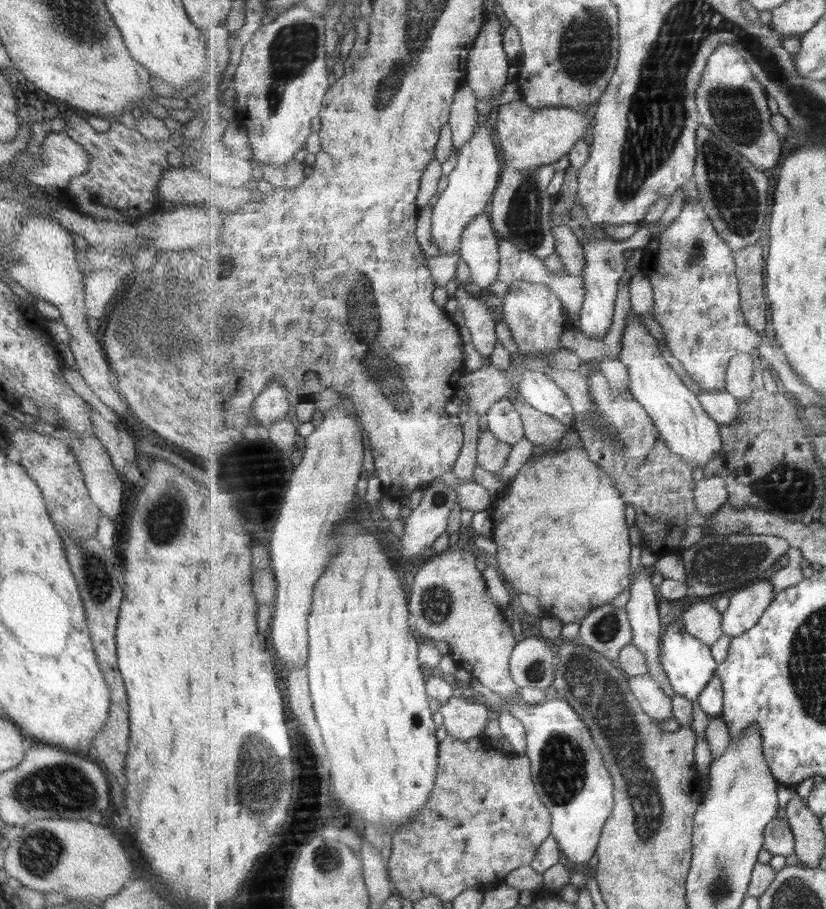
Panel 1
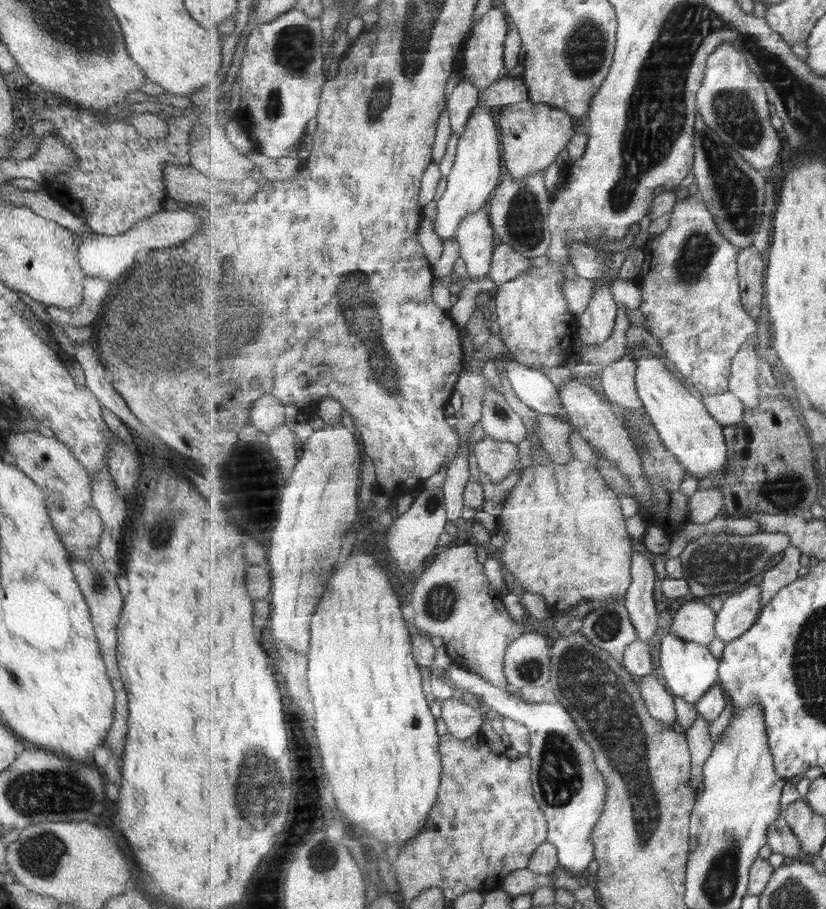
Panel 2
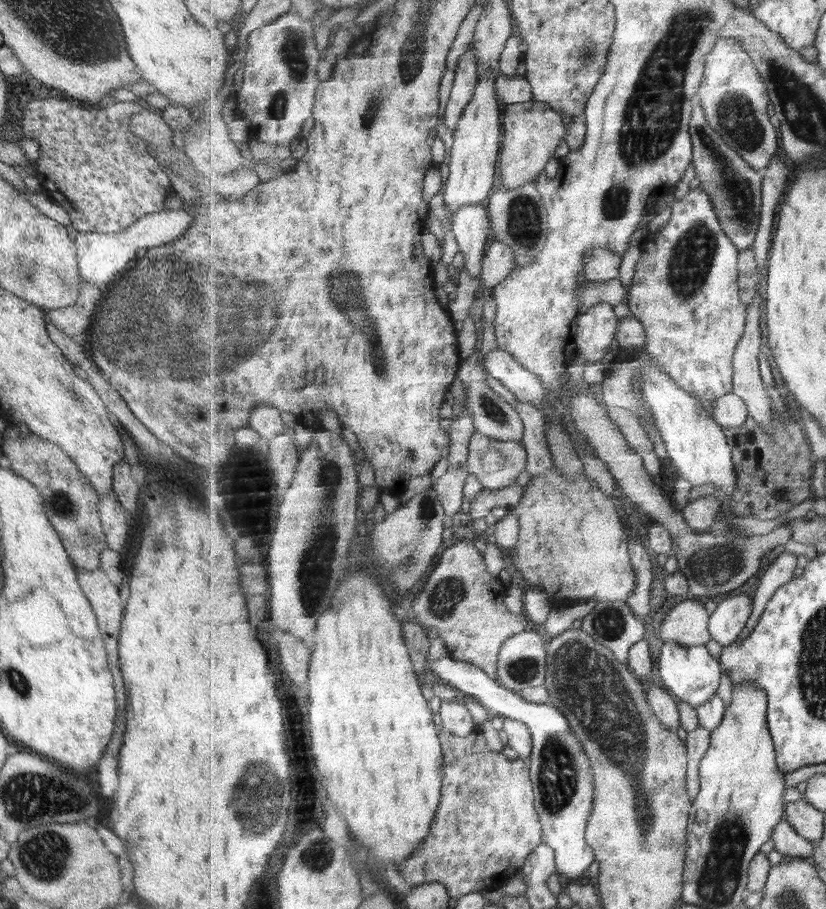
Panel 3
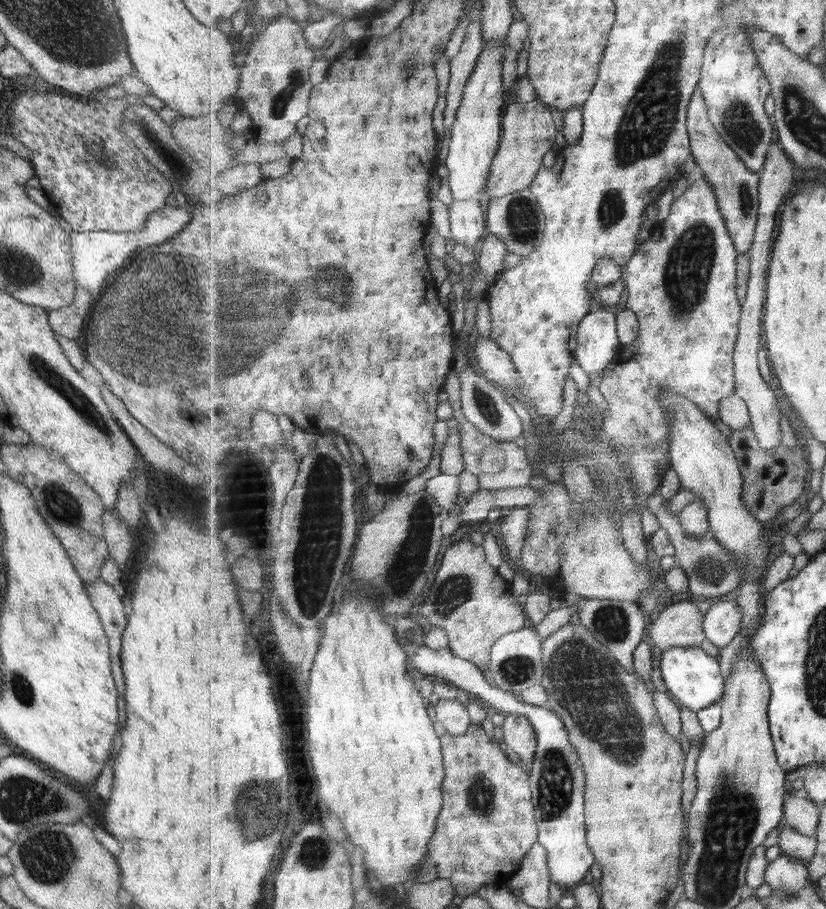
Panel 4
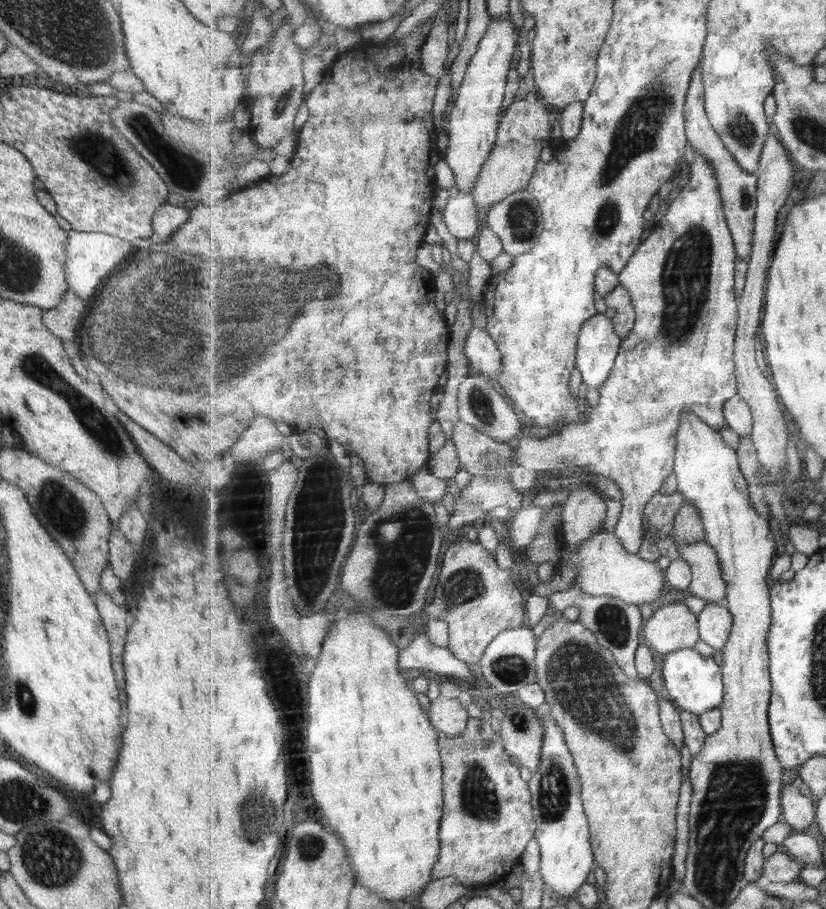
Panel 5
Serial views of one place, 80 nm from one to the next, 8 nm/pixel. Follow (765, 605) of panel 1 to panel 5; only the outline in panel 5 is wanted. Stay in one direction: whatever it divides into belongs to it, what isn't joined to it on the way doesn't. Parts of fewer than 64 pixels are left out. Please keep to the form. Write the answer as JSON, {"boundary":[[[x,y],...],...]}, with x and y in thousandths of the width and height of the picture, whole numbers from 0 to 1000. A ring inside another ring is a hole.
{"boundary":[[[857,663],[845,677],[845,690],[851,705],[866,715],[878,714],[889,680],[879,663]]]}

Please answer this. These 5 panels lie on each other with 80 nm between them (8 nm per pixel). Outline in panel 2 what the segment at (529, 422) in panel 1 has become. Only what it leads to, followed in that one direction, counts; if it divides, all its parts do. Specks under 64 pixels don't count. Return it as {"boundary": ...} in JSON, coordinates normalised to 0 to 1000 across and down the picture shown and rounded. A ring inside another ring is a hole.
{"boundary":[[[654,455],[649,463],[646,473],[657,485],[659,497],[663,501],[666,508],[686,510],[694,502],[694,495],[689,491],[691,464],[667,455]]]}

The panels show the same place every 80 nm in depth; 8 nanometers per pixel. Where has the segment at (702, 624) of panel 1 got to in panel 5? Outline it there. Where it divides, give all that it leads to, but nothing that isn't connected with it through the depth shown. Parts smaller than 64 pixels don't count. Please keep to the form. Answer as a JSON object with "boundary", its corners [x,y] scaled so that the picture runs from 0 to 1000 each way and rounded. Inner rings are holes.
{"boundary":[[[827,662],[803,666],[783,683],[782,690],[778,692],[777,704],[801,722],[832,713],[841,714],[850,704],[845,690],[845,678],[841,678],[834,671],[834,667],[829,667]]]}

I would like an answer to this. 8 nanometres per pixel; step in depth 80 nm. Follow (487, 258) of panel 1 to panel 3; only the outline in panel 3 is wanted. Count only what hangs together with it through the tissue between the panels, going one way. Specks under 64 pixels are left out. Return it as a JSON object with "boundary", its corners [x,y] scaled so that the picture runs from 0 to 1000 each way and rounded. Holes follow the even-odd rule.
{"boundary":[[[580,224],[561,227],[548,238],[546,253],[561,278],[563,295],[573,306],[582,305],[587,273],[596,253],[591,234]]]}

